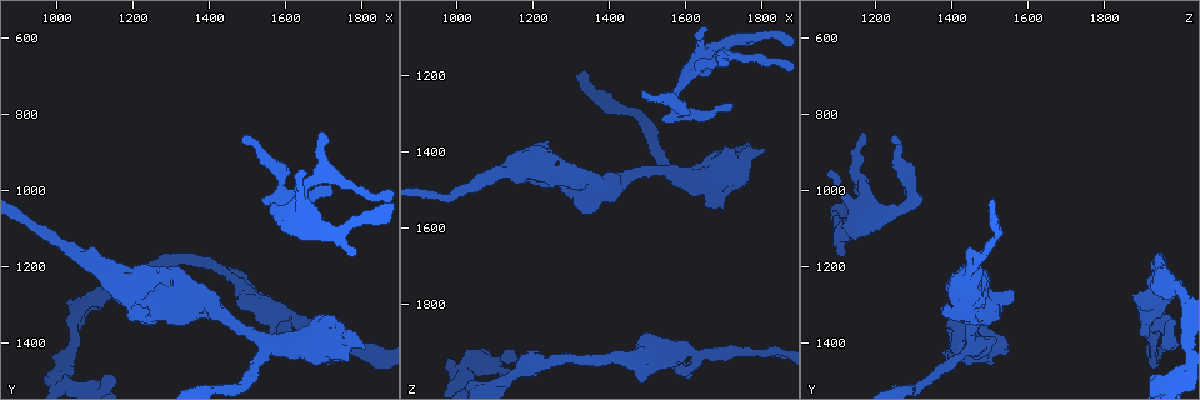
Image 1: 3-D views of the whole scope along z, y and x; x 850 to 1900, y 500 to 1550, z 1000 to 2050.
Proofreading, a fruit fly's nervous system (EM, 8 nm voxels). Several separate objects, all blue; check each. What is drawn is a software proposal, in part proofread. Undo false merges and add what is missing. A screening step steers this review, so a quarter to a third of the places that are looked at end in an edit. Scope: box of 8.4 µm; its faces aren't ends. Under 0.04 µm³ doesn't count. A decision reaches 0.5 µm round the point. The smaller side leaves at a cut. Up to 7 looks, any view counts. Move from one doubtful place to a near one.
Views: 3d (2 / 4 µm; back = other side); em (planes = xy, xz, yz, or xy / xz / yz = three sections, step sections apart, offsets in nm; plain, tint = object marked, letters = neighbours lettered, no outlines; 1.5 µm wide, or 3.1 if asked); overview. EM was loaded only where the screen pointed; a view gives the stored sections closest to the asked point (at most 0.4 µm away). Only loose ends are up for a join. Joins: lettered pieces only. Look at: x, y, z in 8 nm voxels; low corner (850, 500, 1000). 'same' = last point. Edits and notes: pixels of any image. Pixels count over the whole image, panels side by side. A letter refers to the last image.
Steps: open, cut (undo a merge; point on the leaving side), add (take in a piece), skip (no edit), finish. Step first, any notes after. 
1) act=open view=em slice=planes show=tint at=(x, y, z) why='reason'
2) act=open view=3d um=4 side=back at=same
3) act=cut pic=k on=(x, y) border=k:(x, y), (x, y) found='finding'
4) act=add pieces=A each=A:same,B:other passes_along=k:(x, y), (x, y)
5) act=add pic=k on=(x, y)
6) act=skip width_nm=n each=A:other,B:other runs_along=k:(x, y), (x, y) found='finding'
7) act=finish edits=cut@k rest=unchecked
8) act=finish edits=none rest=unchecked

act=open view=3d um=4 at=(1650, 960, 1075) why='an open end'

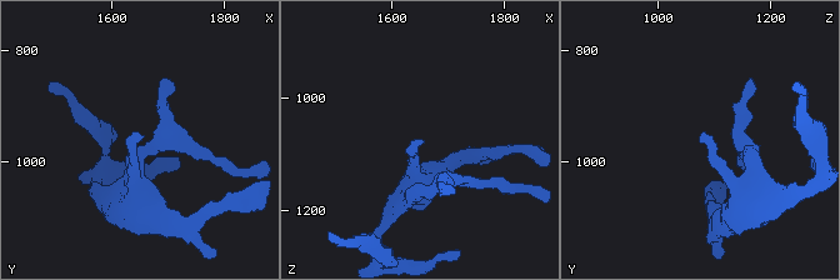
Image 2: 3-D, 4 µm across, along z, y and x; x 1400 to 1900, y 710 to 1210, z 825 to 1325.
act=open view=em slice=planes show=letters at=(1650, 950, 1075)

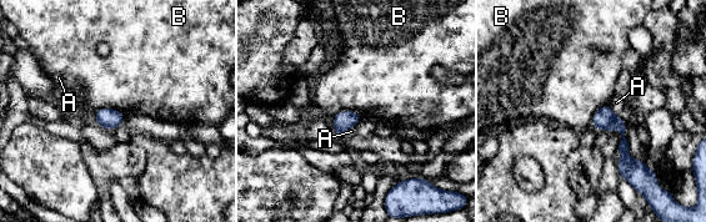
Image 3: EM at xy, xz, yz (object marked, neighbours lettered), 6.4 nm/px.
act=skip longest_contact=B:200nm each=A:other,B:other found='no lettered piece goes on from it'

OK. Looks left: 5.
act=open view=3d um=2 at=(1485, 865, 1235) why='free end'

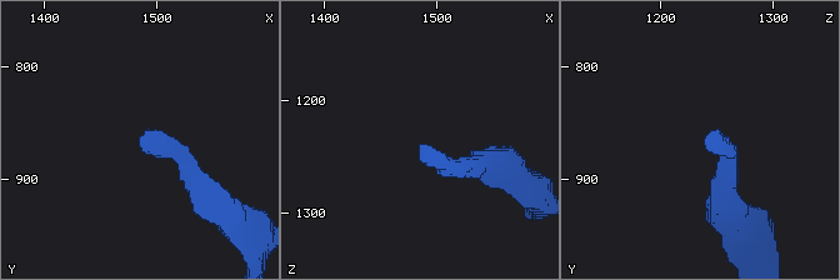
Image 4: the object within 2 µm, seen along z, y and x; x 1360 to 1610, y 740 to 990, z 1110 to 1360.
act=open view=em slice=planes show=letters at=(1482, 864, 1242) why='need the tissue'

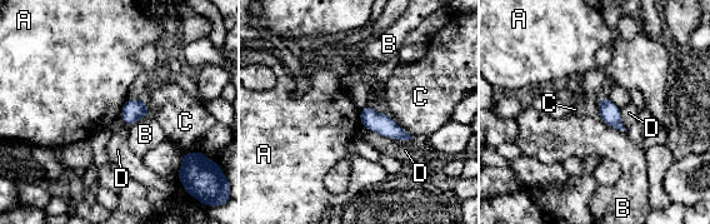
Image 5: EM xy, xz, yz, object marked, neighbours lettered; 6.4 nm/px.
act=skip each=A:other,B:other,C:other,D:other border=5:(128, 99), (119, 115) found='none of them fits'

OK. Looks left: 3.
act=open view=em slice=planes show=letters at=(1810, 1420, 1385) why='stops while still wide'

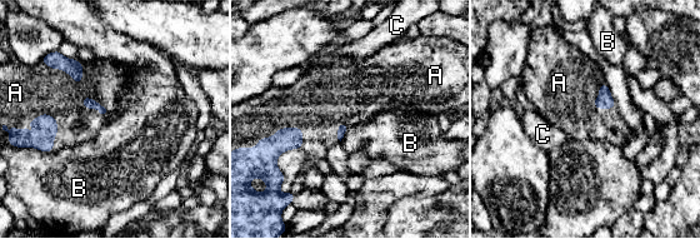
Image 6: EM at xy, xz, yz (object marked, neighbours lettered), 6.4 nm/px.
act=add pieces=A each=A:same,B:other,C:other found='it goes on there'

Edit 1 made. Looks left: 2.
act=finish edits=add@6 rest=unchecked

